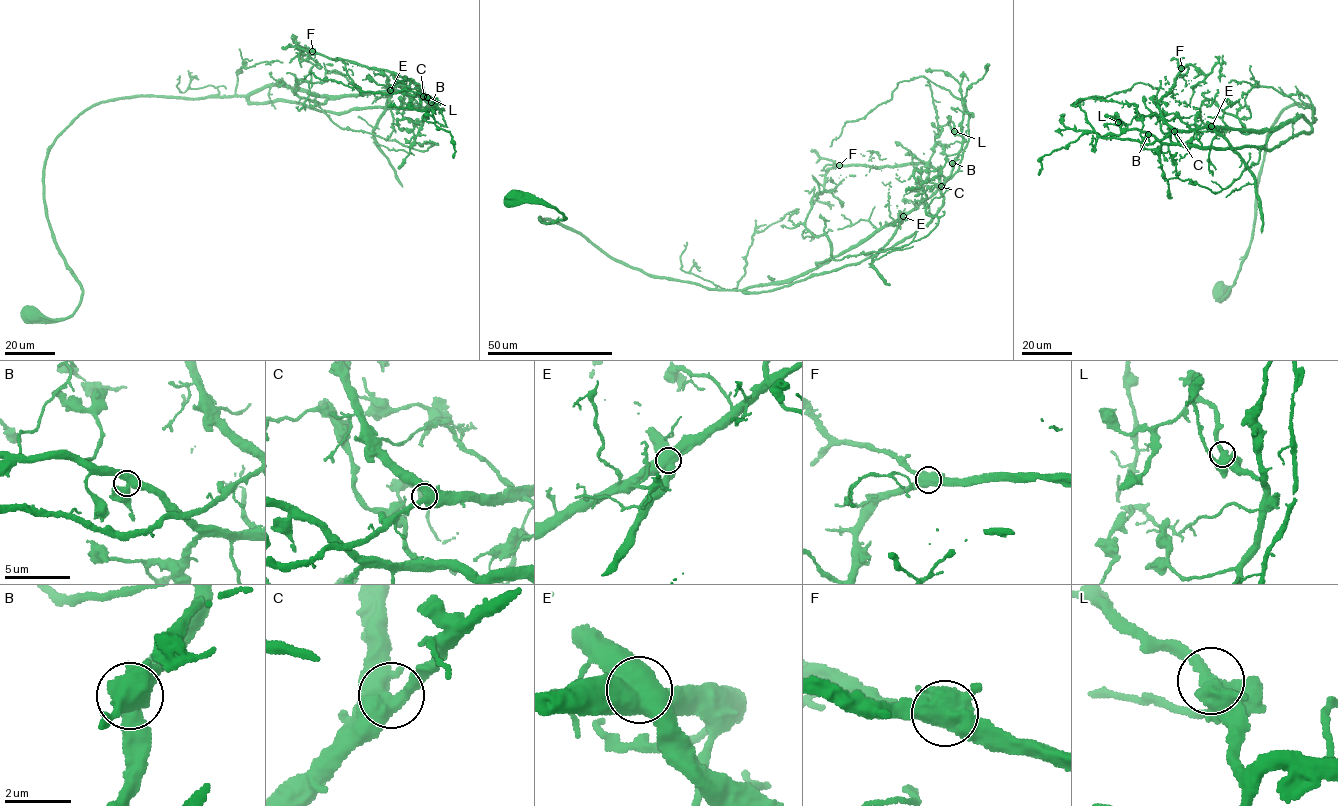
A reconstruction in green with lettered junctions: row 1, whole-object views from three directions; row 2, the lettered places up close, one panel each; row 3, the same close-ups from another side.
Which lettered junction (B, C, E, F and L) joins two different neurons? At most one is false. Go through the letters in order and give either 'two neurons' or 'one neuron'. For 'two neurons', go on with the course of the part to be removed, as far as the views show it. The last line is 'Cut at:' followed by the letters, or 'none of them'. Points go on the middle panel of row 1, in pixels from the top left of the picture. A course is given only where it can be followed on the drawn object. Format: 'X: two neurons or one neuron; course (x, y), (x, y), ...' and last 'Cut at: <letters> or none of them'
B: one neuron
C: one neuron
E: two neurons; course (902, 216), (896, 205), (888, 200), (888, 189), (895, 178), (905, 180), (935, 142), (937, 111), (930, 80)
F: one neuron
L: one neuron
Cut at: E

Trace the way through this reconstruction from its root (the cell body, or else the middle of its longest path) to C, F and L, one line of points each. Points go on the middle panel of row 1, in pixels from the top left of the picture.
C: (515, 196), (544, 200), (566, 217), (542, 221), (648, 274), (745, 290), (815, 269), (941, 186)
F: (515, 196), (648, 274), (745, 290), (815, 269), (938, 186), (928, 165), (838, 165)
L: (515, 196), (648, 274), (745, 290), (914, 210), (952, 176), (954, 131)

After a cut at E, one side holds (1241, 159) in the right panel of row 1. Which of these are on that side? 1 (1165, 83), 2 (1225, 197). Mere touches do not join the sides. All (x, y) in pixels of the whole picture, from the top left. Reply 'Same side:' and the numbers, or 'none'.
Same side: 1, 2

